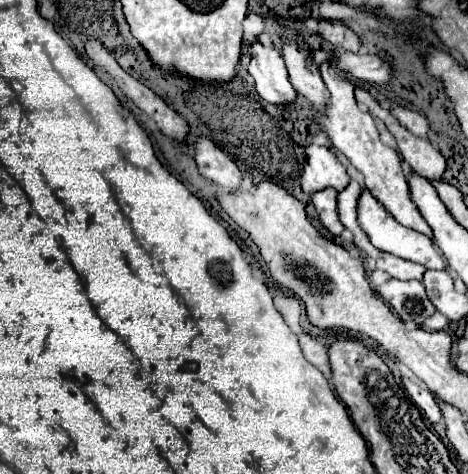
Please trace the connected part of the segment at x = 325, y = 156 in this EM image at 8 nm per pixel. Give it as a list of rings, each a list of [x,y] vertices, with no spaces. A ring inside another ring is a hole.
[[[311,144],[307,148],[307,162],[303,166],[301,174],[301,190],[307,194],[313,194],[323,188],[335,188],[341,190],[349,184],[349,174],[345,166],[337,160],[337,156],[323,146]]]

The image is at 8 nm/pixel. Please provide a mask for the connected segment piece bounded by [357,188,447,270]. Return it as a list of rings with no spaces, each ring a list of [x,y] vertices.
[[[363,188],[361,196],[359,196],[357,222],[363,228],[363,232],[369,236],[371,244],[383,252],[389,252],[389,254],[399,256],[409,262],[417,262],[417,264],[421,264],[425,268],[433,268],[433,270],[443,270],[447,266],[447,262],[437,254],[437,250],[433,248],[433,242],[429,238],[425,238],[423,234],[417,234],[415,230],[409,230],[407,226],[401,226],[399,222],[393,222],[393,218],[389,218],[389,214],[385,214],[385,208],[369,194],[367,188]]]

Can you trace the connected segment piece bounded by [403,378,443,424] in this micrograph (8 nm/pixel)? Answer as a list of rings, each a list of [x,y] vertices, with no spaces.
[[[403,378],[403,386],[407,390],[407,394],[411,396],[411,400],[415,402],[415,406],[425,414],[425,418],[431,422],[431,424],[441,424],[441,410],[433,398],[433,394],[429,392],[429,388],[425,384],[417,384],[409,378]]]

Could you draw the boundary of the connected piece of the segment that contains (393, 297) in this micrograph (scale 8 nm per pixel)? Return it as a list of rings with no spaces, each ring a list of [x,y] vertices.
[[[391,278],[377,286],[375,292],[393,308],[393,312],[411,326],[421,326],[435,308],[425,294],[425,286],[419,280],[397,280]]]

